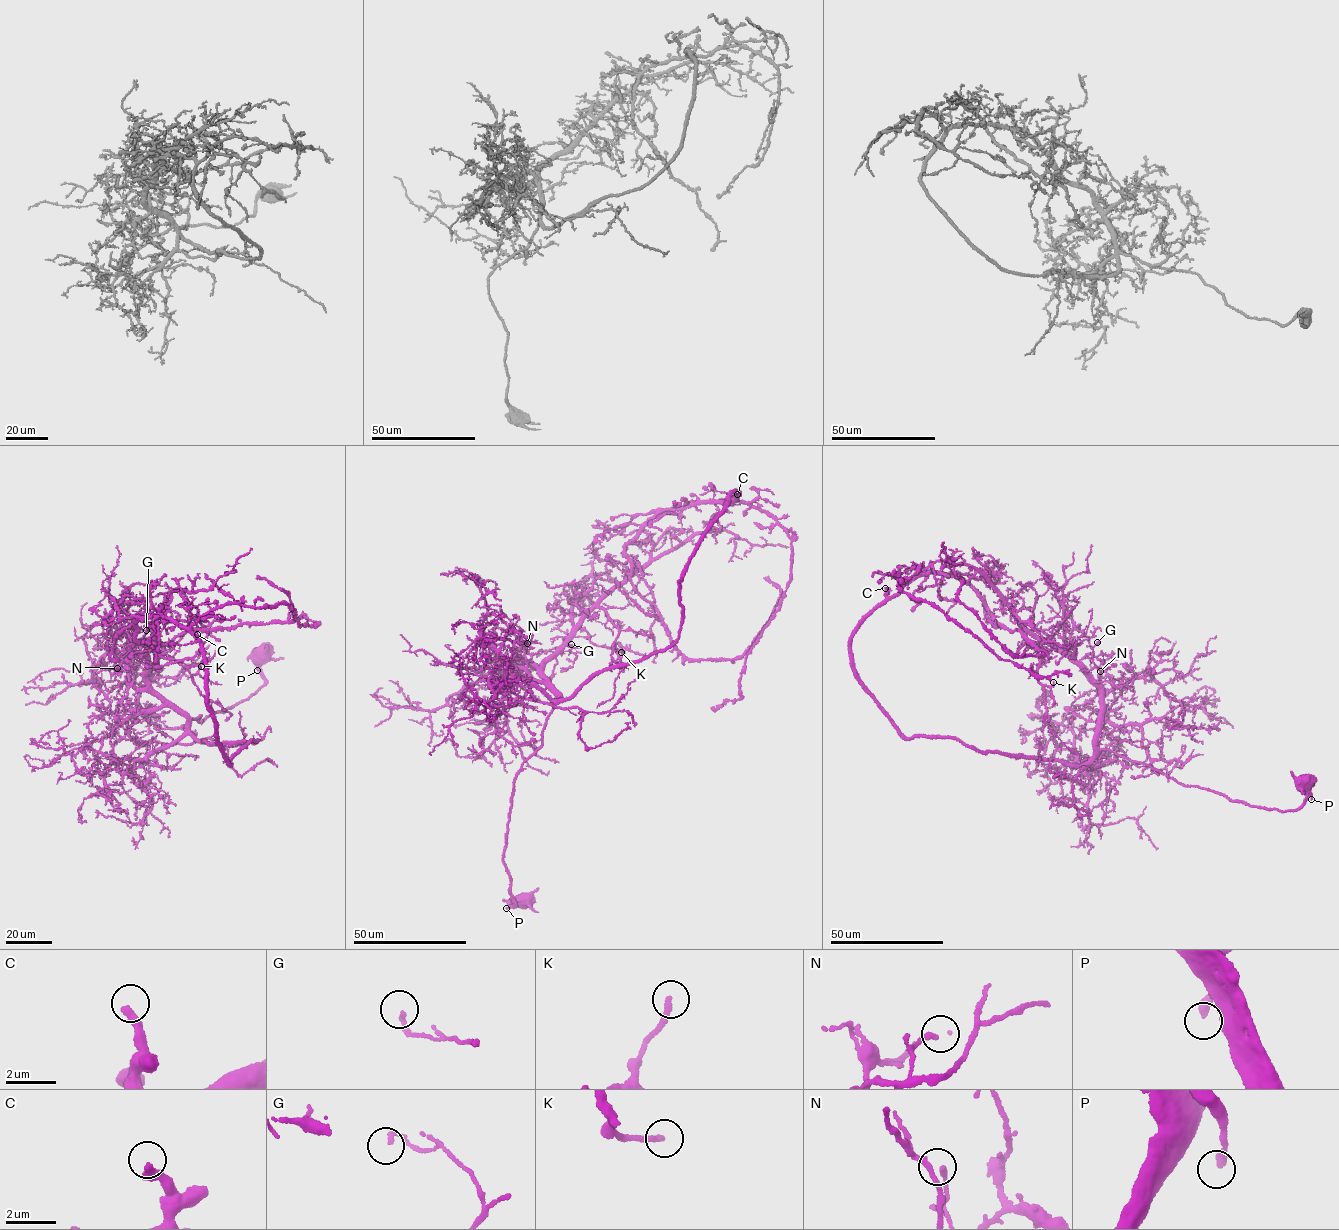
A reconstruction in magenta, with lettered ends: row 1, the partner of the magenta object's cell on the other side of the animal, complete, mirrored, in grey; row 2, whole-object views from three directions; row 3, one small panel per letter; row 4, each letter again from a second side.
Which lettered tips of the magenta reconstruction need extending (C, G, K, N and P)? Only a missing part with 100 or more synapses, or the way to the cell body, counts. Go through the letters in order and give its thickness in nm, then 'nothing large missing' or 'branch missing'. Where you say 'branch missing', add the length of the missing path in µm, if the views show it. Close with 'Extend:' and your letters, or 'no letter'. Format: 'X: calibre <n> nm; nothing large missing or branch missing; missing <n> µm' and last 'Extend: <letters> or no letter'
C: calibre 380 nm; branch missing; missing 40 µm
G: calibre 150 nm; nothing large missing
K: calibre 220 nm; nothing large missing
N: calibre 200 nm; nothing large missing
P: calibre 320 nm; nothing large missing
Extend: C

